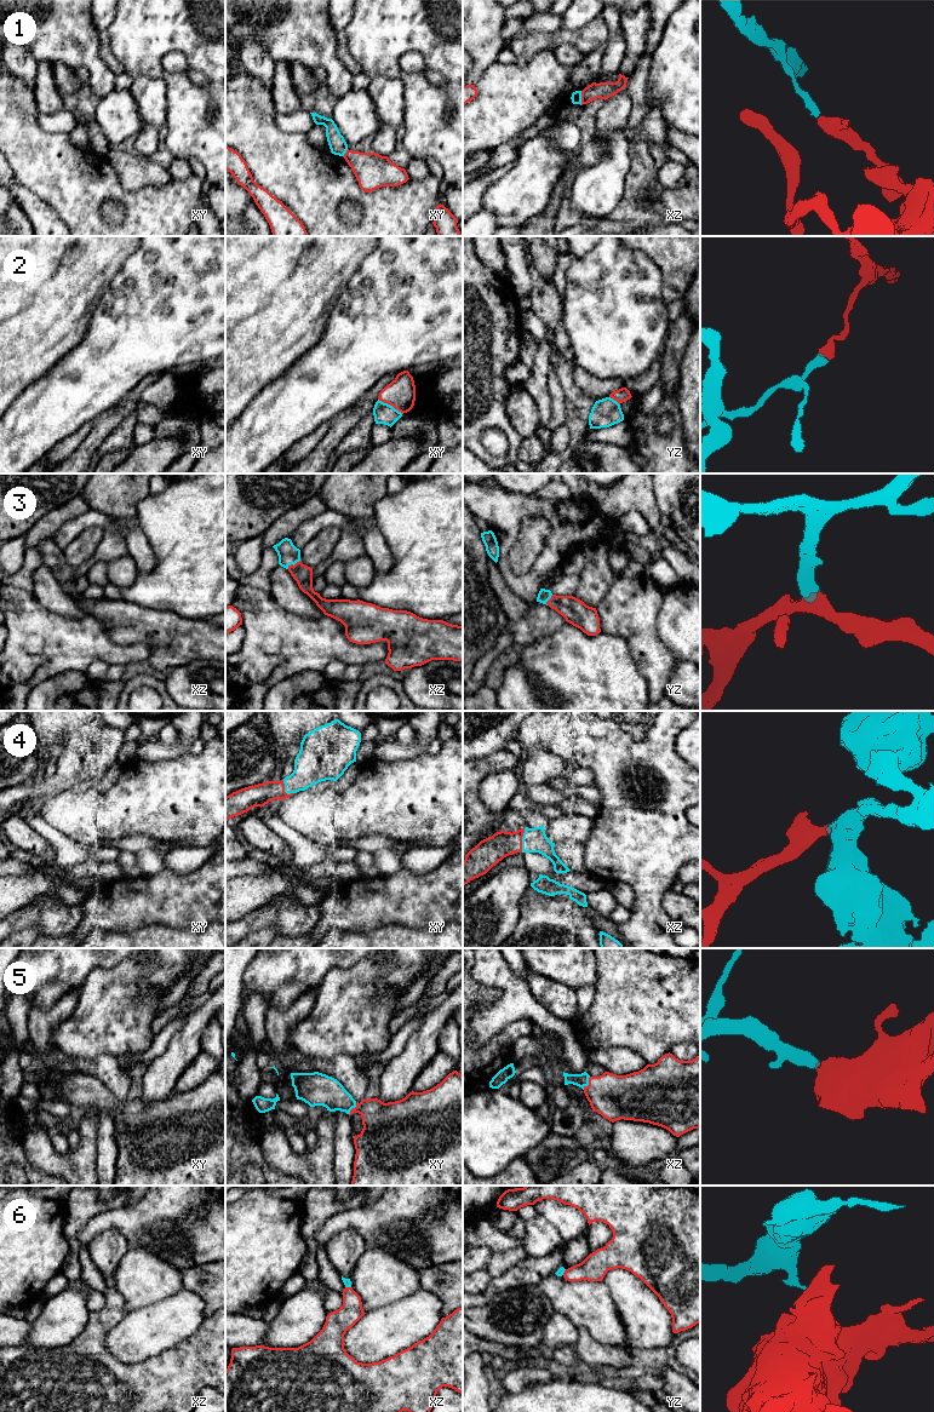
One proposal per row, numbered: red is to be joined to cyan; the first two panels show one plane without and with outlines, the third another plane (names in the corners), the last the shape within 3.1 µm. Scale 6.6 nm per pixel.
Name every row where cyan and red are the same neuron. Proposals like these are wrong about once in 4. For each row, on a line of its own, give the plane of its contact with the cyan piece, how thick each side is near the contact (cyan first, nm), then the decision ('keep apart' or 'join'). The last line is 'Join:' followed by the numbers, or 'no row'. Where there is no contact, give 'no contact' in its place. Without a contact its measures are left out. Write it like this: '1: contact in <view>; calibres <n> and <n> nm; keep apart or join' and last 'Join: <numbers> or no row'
1: contact in xz; calibres 70 and 110 nm; keep apart
2: contact in xy; calibres 140 and 200 nm; keep apart
3: contact in xz; calibres 140 and 130 nm; join
4: contact in xz; calibres 160 and 180 nm; join
5: contact in xz; calibres 90 and 300 nm; join
6: contact in xz; calibres 50 and 160 nm; keep apart
Join: 3, 4, 5

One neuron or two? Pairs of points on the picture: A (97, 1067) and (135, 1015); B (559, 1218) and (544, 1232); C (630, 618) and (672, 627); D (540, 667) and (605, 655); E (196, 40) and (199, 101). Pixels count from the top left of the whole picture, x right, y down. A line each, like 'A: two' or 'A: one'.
A: two
B: two
C: two
D: one
E: one

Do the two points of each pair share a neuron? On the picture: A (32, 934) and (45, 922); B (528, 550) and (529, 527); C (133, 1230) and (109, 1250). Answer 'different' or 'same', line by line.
A: different
B: same
C: different

